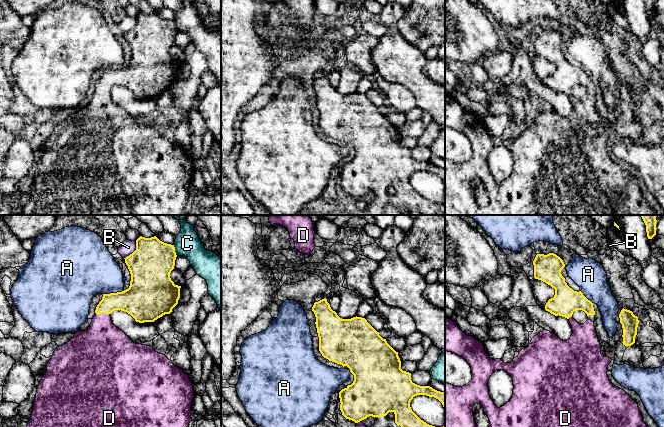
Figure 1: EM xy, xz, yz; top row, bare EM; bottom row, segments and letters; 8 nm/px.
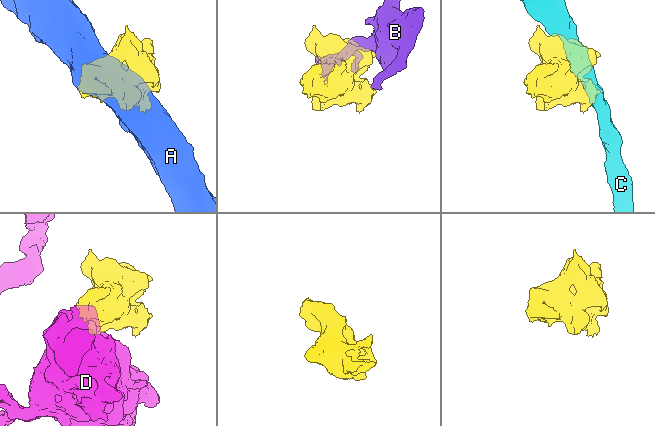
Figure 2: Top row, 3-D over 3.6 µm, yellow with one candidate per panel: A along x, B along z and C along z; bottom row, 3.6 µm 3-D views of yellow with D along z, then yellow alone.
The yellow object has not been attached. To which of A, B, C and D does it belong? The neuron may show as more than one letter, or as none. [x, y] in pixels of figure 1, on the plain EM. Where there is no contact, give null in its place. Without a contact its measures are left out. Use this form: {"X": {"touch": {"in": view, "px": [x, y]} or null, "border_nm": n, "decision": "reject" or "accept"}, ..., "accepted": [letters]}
{"A": {"touch": {"in": "xy", "px": [113, 69]}, "border_nm": 180, "decision": "reject"}, "B": {"touch": {"in": "xy", "px": [134, 27]}, "border_nm": 170, "decision": "reject"}, "C": {"touch": {"in": "xy", "px": [174, 26]}, "border_nm": 90, "decision": "reject"}, "D": {"touch": {"in": "xy", "px": [103, 89]}, "border_nm": 110, "decision": "accept"}, "accepted": ["D"]}

